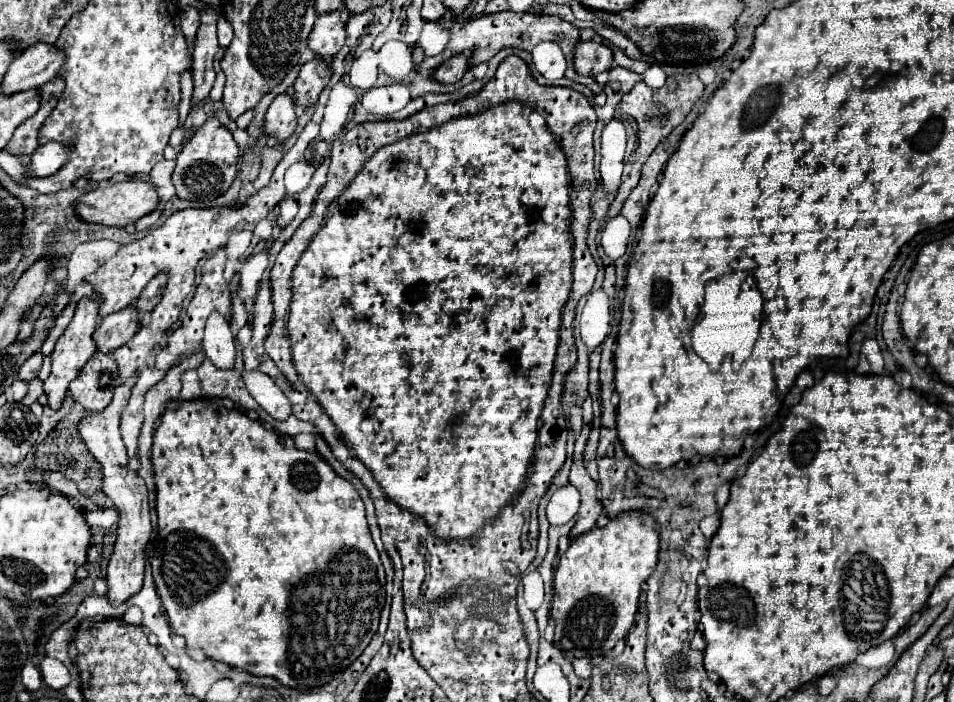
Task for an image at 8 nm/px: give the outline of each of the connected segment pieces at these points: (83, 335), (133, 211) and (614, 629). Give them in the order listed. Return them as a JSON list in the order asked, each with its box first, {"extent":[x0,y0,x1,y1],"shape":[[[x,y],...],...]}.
[{"extent":[44,297,102,409],"shape":[[[84,297],[84,299],[80,299],[70,325],[66,327],[66,331],[56,341],[56,347],[52,351],[52,371],[50,371],[50,377],[44,381],[44,391],[48,395],[48,407],[52,407],[52,409],[58,409],[62,405],[70,381],[76,379],[76,375],[80,373],[80,369],[96,353],[96,343],[94,343],[92,335],[94,335],[94,331],[98,327],[98,321],[100,321],[100,315],[98,315],[100,303],[102,303],[100,297],[92,297],[92,299]]]},{"extent":[76,179,158,227],"shape":[[[126,179],[118,181],[112,185],[98,187],[84,195],[76,203],[78,215],[88,221],[88,223],[100,223],[100,225],[114,225],[114,227],[126,227],[130,223],[136,223],[140,217],[152,213],[158,207],[158,191],[150,181],[140,181],[140,179]]]},{"extent":[550,511,660,657],"shape":[[[626,511],[604,527],[572,539],[554,573],[550,617],[556,623],[554,643],[574,657],[600,657],[614,649],[634,625],[640,585],[652,575],[660,551],[658,523],[650,513]]]}]

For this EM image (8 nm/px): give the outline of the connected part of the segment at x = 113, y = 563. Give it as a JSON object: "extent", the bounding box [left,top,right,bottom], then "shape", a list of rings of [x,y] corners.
{"extent":[76,381,152,605],"shape":[[[128,381],[124,385],[120,385],[120,391],[114,393],[112,403],[104,409],[104,417],[84,417],[76,427],[78,427],[78,435],[84,441],[84,445],[88,447],[88,451],[94,455],[94,459],[100,463],[102,467],[102,491],[114,501],[120,521],[118,521],[118,535],[116,535],[116,543],[114,543],[114,551],[110,555],[110,563],[108,563],[108,599],[112,599],[112,603],[120,605],[124,603],[128,597],[132,597],[134,593],[138,593],[142,589],[142,577],[144,577],[144,549],[146,543],[150,539],[152,533],[152,525],[150,525],[150,507],[148,507],[148,491],[146,491],[146,483],[144,479],[130,469],[128,465],[128,455],[126,455],[126,447],[120,435],[120,415],[128,403],[128,395],[130,395],[130,387]]]}

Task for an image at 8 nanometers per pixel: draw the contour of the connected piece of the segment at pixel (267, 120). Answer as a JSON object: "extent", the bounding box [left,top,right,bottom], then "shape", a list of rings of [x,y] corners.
{"extent":[264,93,296,143],"shape":[[[288,93],[278,95],[264,117],[264,131],[268,137],[276,137],[278,143],[284,143],[296,129],[296,105],[294,97]]]}

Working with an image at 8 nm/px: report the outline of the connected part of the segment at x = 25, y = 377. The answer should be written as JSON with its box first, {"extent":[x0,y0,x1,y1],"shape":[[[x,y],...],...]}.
{"extent":[18,353,42,381],"shape":[[[34,353],[34,355],[20,367],[18,377],[20,377],[22,381],[32,381],[32,379],[38,377],[40,367],[42,367],[42,353]]]}

